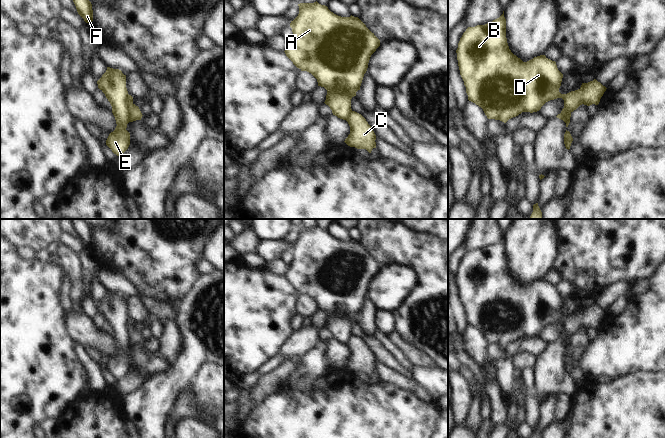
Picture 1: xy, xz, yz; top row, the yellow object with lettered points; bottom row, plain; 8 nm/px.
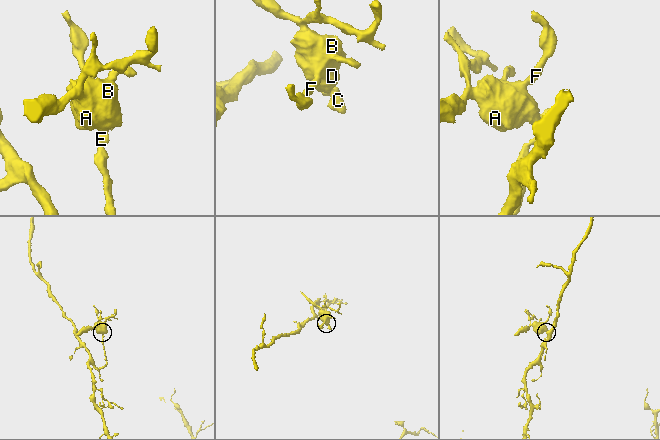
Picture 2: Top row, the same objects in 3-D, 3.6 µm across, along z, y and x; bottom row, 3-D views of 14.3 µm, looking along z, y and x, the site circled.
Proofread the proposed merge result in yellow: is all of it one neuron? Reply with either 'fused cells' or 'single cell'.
fused cells

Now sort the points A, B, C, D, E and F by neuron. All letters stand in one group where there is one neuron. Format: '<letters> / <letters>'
A B D E F / C

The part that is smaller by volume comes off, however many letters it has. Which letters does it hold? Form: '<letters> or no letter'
C.

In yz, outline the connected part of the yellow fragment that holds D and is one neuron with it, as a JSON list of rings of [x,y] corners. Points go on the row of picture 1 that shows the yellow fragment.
[[[504,11],[499,18],[490,23],[468,27],[460,38],[456,53],[468,100],[481,107],[488,119],[500,120],[506,123],[522,112],[537,112],[546,102],[557,98],[564,100],[567,95],[559,92],[563,74],[558,70],[555,61],[548,59],[545,55],[540,55],[523,62],[511,52],[506,38]]]

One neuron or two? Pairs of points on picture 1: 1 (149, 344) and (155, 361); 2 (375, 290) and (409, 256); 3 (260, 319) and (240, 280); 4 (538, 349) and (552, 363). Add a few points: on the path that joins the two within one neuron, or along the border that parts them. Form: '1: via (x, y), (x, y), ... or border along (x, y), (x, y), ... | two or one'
1: border along (139, 344), (145, 350), (156, 353) | two
2: border along (380, 264), (406, 265), (415, 272), (418, 280) | two
3: via (250, 309), (237, 296), (237, 290) | one
4: border along (549, 343), (537, 357) | two

